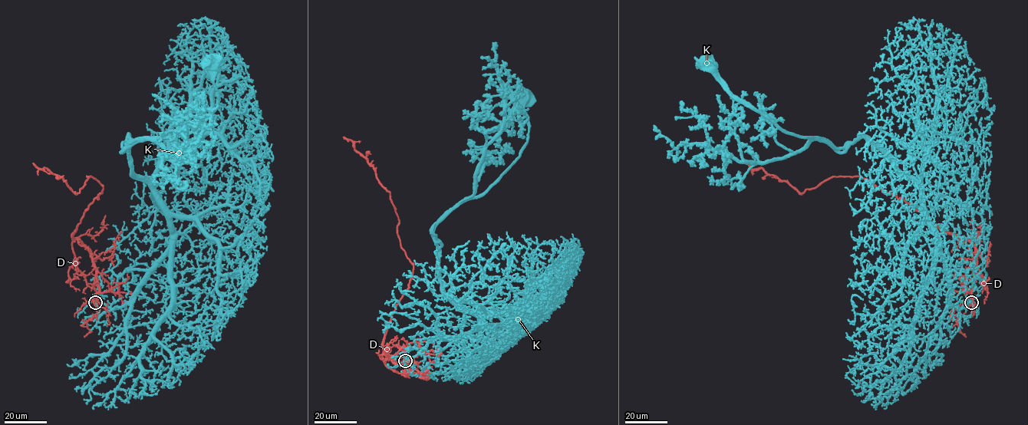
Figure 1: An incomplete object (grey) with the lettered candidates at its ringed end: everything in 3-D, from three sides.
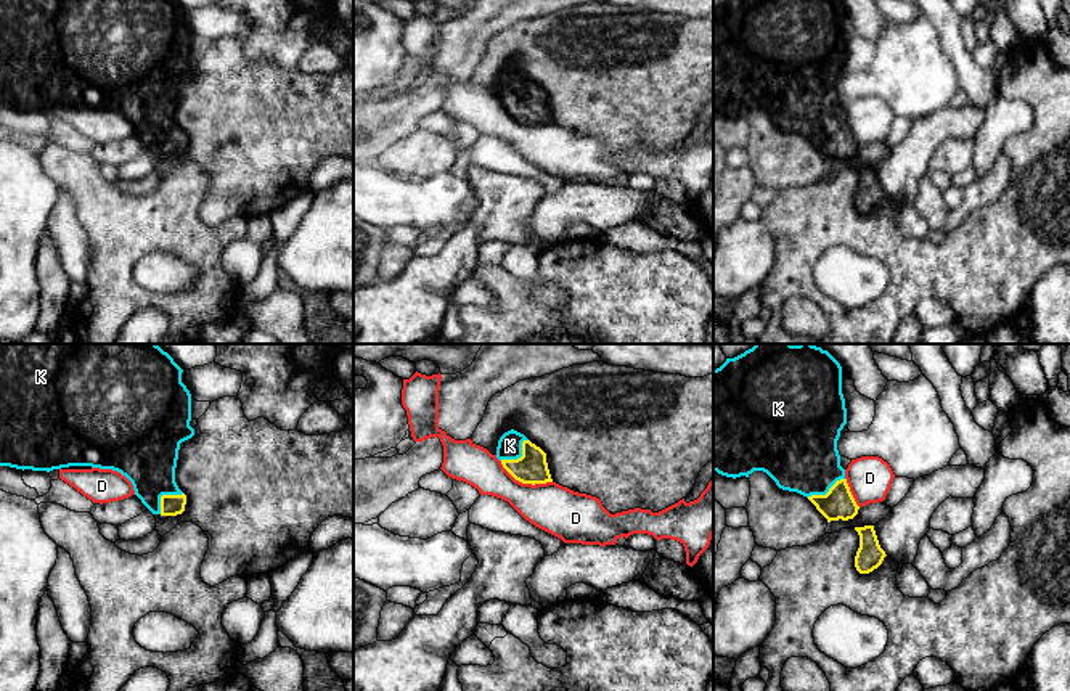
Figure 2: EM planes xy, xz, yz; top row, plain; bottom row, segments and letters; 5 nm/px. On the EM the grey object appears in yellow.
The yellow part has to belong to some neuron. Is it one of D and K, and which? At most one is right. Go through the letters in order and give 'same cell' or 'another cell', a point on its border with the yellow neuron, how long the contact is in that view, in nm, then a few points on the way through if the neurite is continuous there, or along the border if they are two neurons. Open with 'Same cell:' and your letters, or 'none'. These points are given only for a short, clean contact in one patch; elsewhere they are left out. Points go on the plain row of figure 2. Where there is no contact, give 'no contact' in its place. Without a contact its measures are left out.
Same cell: K
D: another cell; meets yellow in xz at (526, 122); contact 280 nm long; border along xz (500, 102), (522, 122), (551, 122)
K: same cell; meets yellow in xz at (521, 97); contact 180 nm long; runs through xz (530, 108), (521, 97), (510, 85)

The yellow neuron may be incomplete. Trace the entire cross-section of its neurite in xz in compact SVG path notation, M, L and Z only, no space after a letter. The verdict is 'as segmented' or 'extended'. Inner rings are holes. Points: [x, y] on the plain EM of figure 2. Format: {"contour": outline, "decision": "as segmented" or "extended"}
{"contour": "M514 69L500 77L496 98L503 108L522 124L535 125L553 122L546 93Z", "decision": "extended"}

